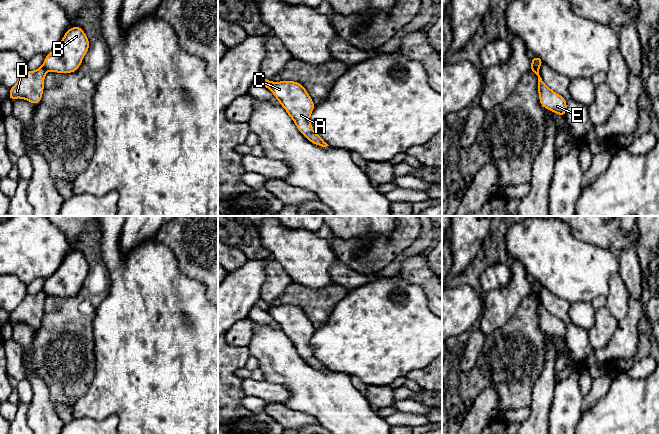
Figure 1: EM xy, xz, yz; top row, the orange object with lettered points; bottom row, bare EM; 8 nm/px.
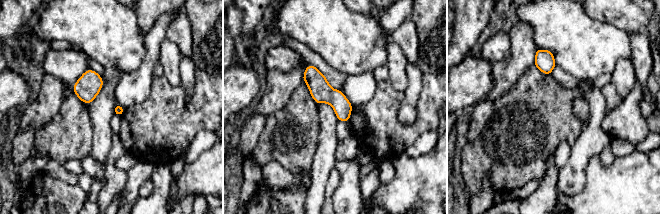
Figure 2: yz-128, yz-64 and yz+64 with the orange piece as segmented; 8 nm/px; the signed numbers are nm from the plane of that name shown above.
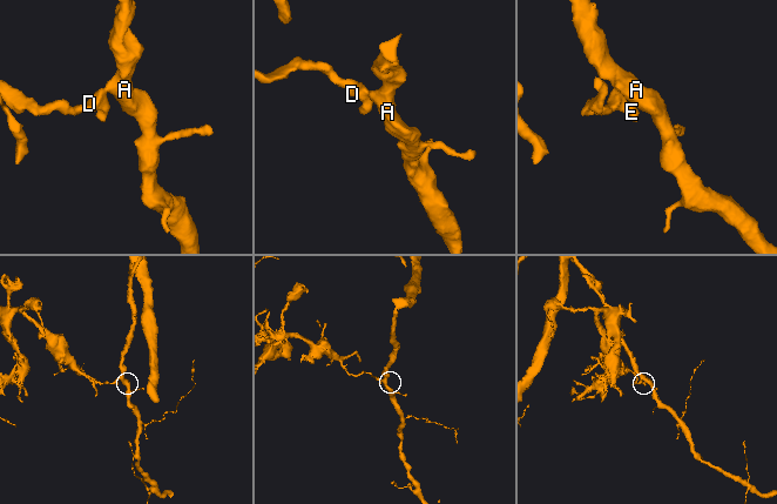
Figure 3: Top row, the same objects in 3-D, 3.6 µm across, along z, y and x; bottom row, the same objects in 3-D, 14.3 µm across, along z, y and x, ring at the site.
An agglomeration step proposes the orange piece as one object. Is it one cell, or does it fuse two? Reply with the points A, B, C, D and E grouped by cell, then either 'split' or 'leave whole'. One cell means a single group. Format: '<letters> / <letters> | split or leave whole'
A B C / D E | split

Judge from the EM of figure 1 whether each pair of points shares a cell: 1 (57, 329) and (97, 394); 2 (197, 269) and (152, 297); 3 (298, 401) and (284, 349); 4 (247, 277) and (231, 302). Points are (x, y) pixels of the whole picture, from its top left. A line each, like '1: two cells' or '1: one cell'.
1: two cells
2: two cells
3: one cell
4: one cell

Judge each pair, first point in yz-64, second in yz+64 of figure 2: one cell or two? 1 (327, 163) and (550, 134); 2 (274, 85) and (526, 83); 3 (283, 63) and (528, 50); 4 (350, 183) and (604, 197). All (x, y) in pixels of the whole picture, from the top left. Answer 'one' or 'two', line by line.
1: two
2: two
3: two
4: two

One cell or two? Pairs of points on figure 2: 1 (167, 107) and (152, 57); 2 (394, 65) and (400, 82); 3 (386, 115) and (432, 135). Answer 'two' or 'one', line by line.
1: two
2: one
3: two

